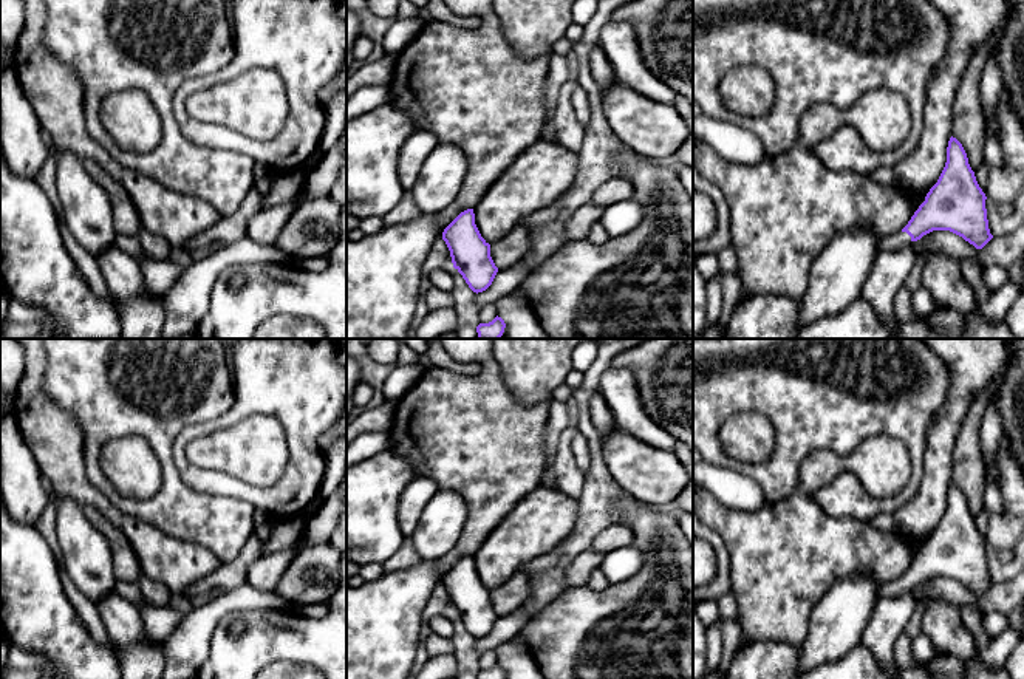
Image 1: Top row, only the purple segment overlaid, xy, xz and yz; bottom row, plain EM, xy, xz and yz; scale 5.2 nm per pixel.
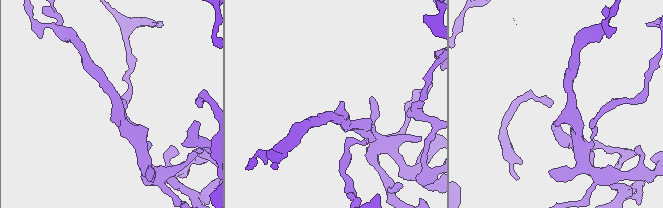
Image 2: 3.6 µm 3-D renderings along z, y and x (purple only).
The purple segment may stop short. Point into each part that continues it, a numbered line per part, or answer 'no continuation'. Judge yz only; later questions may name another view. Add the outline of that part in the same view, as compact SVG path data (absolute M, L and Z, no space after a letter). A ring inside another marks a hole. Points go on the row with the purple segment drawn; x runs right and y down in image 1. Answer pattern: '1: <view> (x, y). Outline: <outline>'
1: yz (897, 240). Outline: M899 230L893 235L882 238L880 252L897 251L903 246L908 246L910 243L911 237L906 232Z

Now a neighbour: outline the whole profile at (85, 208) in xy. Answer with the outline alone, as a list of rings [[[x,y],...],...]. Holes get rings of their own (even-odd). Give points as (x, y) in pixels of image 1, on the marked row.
[[[53,148],[63,223],[79,244],[99,257],[114,246],[113,210],[105,190],[70,150]]]

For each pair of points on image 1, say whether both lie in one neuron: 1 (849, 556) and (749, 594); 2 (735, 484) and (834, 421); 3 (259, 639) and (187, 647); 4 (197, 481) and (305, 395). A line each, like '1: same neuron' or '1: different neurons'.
1: same neuron
2: different neurons
3: different neurons
4: same neuron

